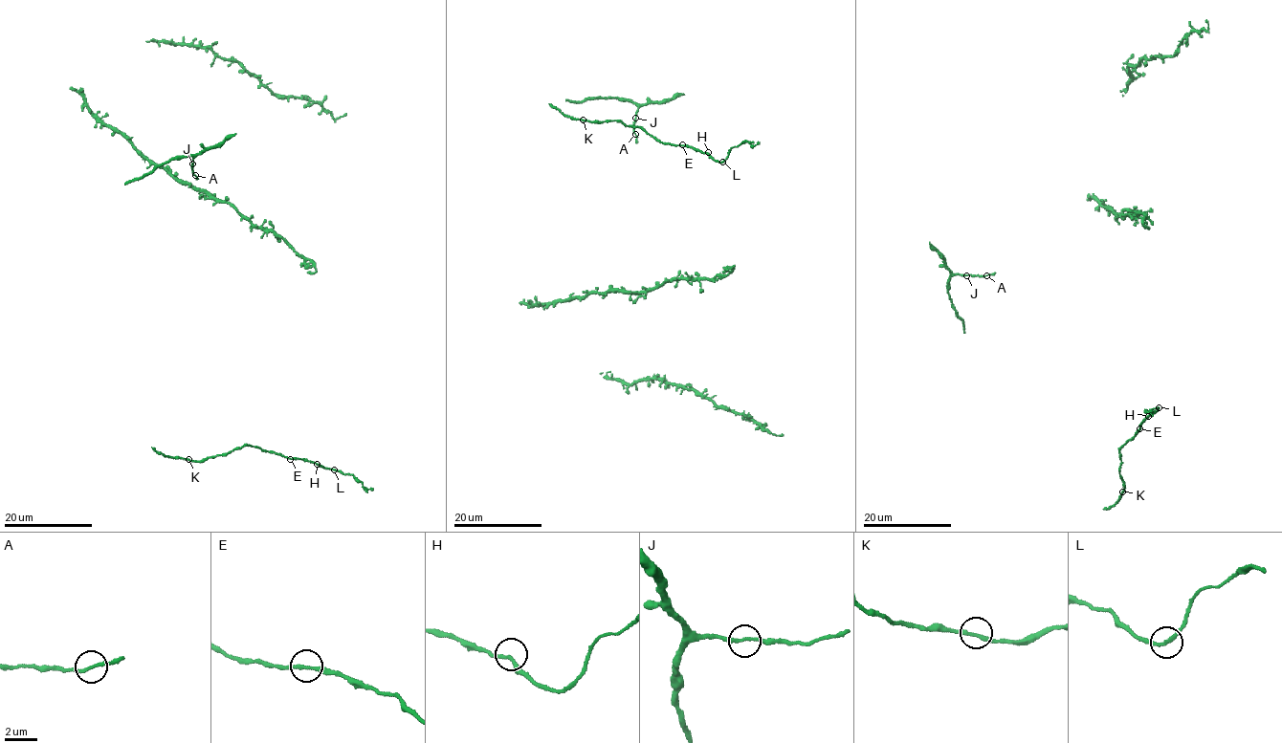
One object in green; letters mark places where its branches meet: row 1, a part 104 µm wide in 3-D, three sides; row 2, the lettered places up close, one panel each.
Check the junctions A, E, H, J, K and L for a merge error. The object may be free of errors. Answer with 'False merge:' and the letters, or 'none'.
False merge: none

